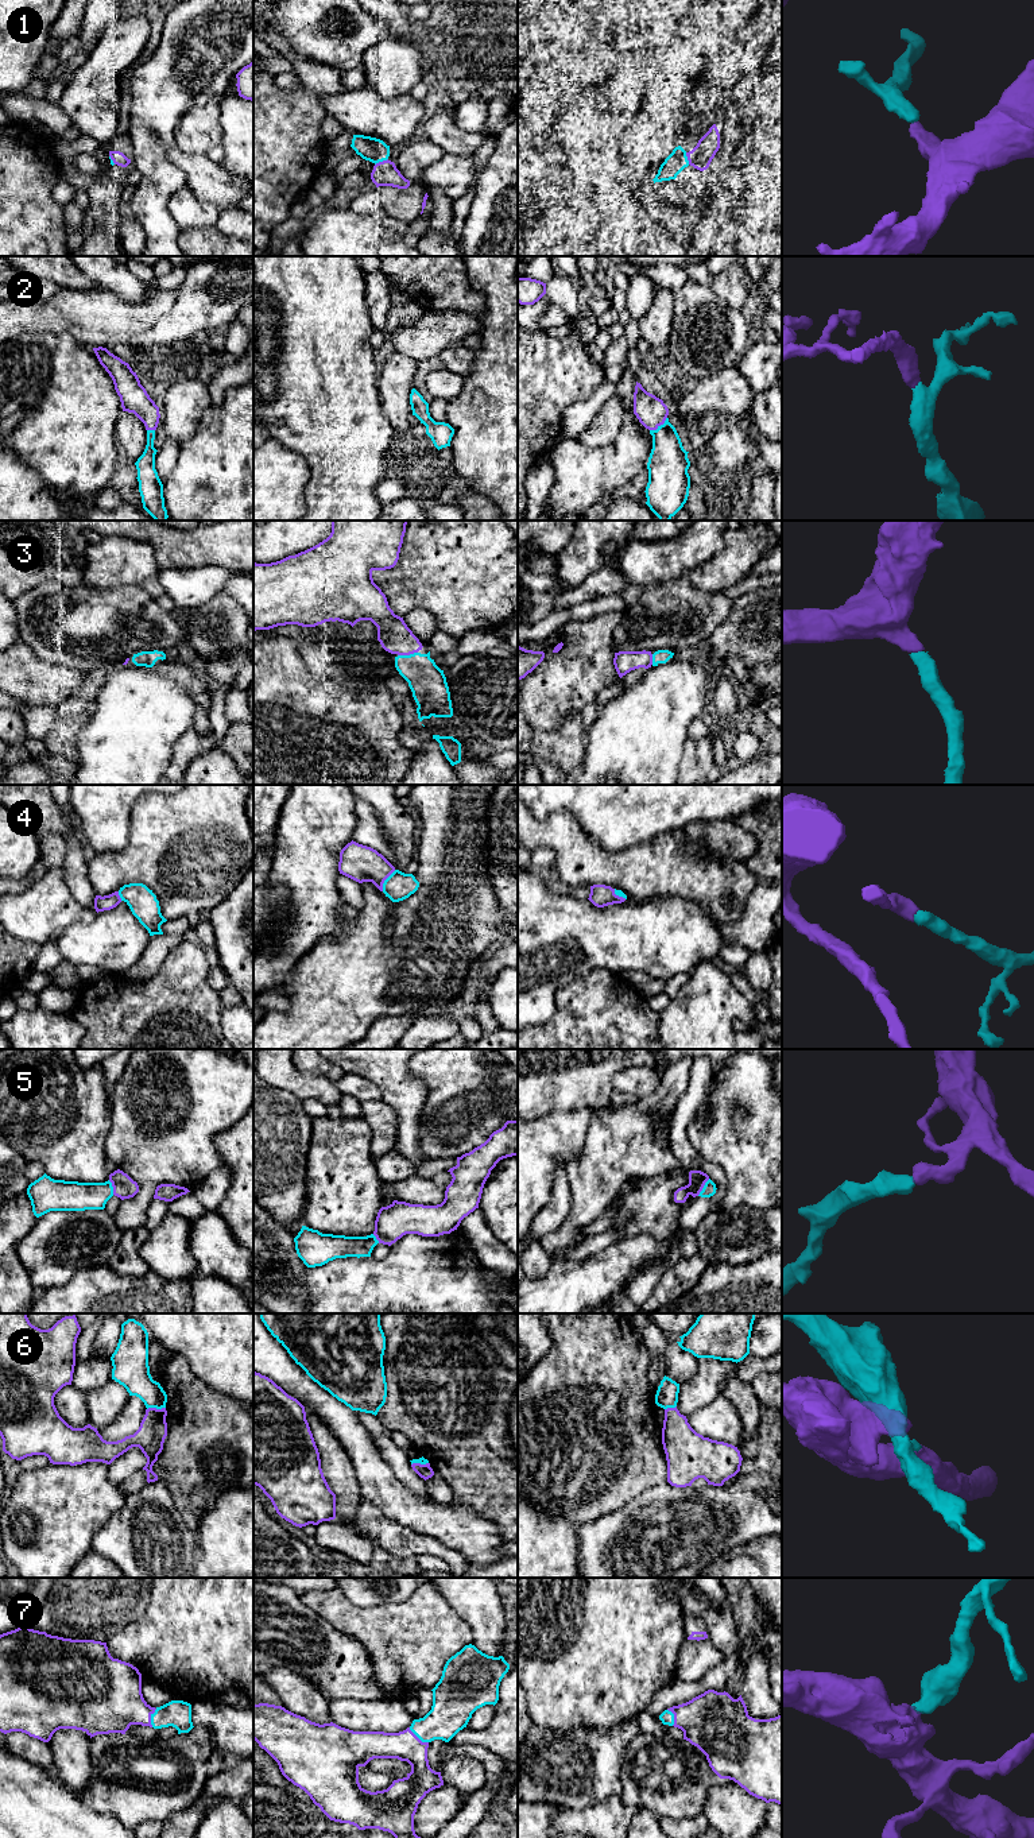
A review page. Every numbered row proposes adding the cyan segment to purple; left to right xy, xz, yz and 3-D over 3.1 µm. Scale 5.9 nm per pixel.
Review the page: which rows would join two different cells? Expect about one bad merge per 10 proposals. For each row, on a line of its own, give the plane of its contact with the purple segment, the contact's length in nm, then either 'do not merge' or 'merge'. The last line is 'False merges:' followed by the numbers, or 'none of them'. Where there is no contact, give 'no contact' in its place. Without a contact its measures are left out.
1: contact in xz; length 90 nm; merge
2: contact in yz; length 130 nm; merge
3: contact in xz; length 120 nm; merge
4: contact in xz; length 150 nm; merge
5: contact in yz; length 130 nm; merge
6: contact in xy; length 110 nm; merge
7: contact in xz; length 150 nm; merge
False merges: none of them

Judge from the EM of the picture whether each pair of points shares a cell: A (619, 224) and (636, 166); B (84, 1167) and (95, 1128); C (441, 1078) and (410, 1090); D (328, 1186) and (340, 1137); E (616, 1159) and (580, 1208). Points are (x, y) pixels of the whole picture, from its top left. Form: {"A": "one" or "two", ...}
{"A": "two", "B": "one", "C": "two", "D": "one", "E": "one"}

